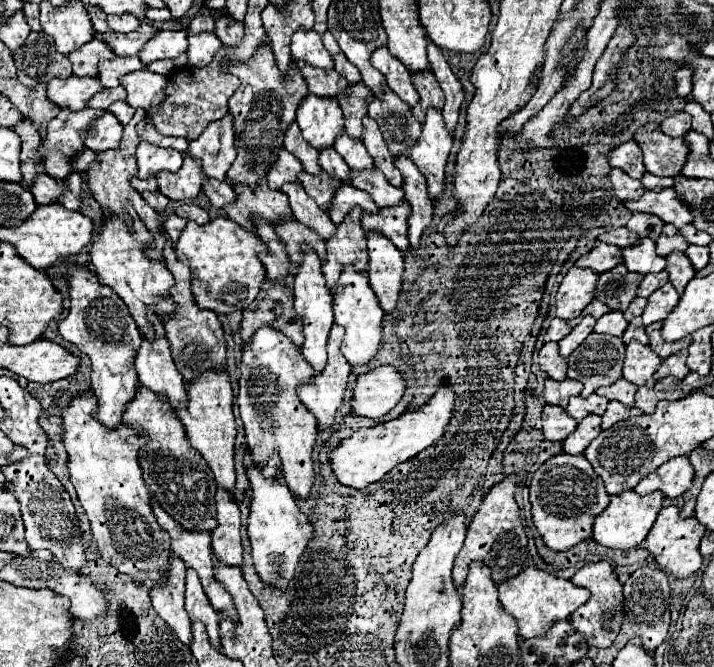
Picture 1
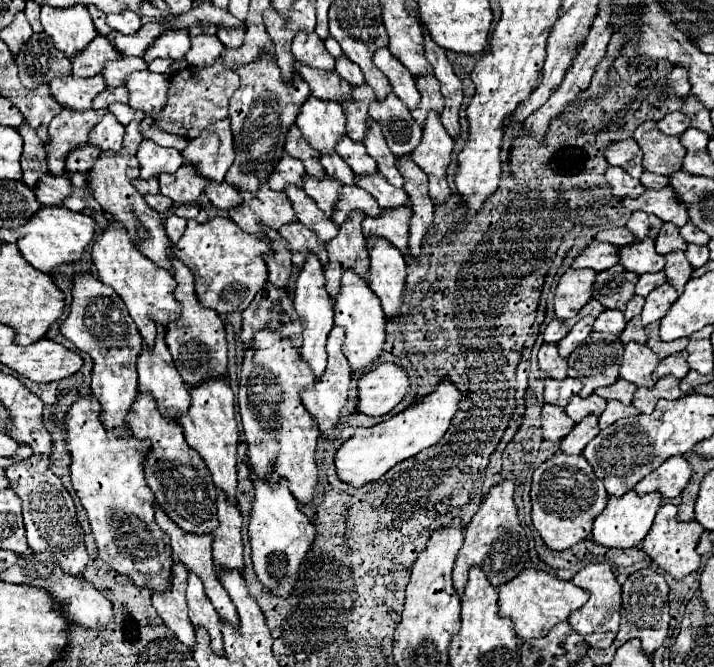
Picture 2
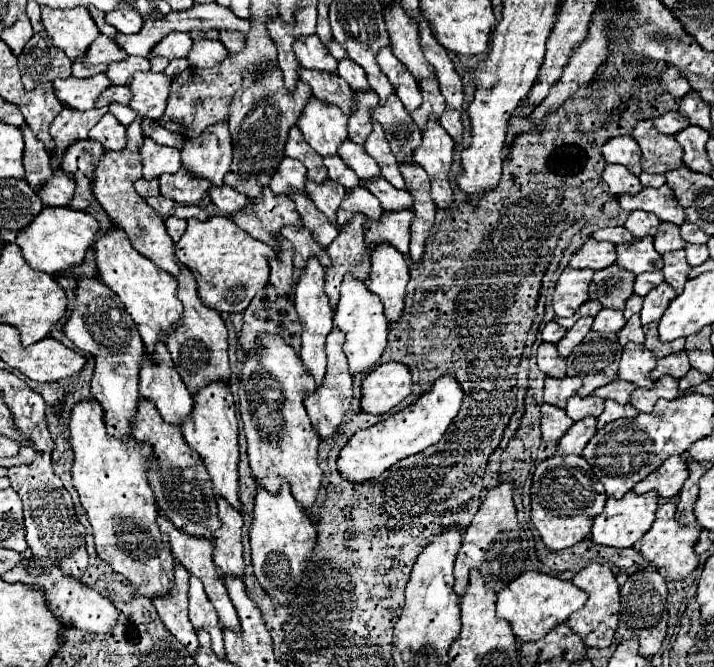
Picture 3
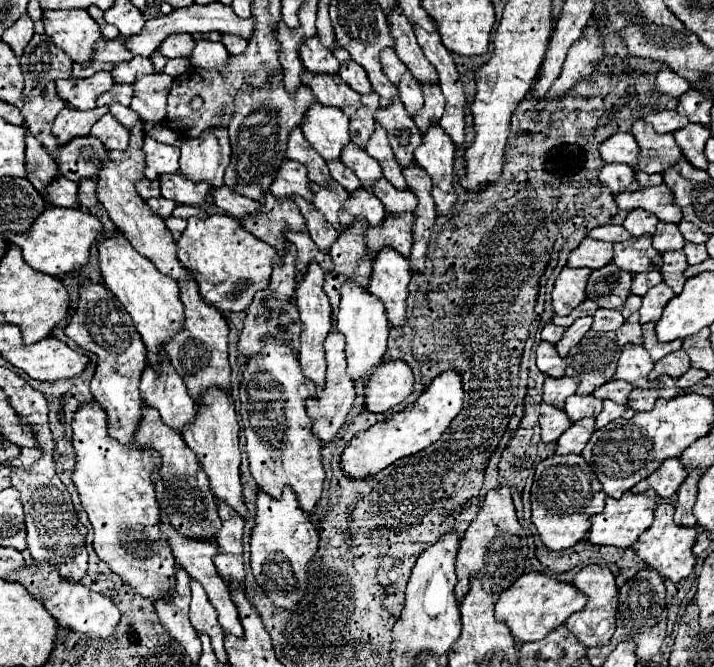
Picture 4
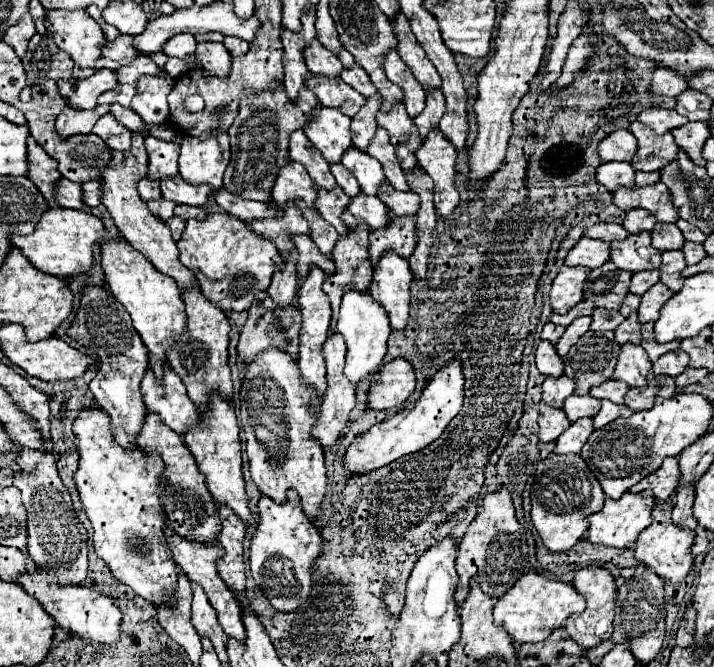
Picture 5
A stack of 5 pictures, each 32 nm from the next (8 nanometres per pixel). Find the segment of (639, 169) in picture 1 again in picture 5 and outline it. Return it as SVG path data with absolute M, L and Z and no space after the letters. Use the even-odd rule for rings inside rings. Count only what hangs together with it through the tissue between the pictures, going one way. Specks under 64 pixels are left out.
M626 128L610 132L598 144L598 154L600 154L602 162L612 162L612 160L626 160L626 162L630 162L634 152L636 152L636 138Z

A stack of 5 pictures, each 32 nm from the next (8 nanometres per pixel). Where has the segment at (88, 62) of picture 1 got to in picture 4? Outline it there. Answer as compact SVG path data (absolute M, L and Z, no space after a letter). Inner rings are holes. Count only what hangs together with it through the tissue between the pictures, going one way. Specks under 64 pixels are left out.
M118 36L114 40L108 40L108 38L100 40L100 44L96 44L96 56L94 56L92 64L88 64L88 66L74 64L74 78L88 78L94 72L112 70L114 64L122 64L122 62L132 60L134 54L128 52L126 42L128 42L126 36Z

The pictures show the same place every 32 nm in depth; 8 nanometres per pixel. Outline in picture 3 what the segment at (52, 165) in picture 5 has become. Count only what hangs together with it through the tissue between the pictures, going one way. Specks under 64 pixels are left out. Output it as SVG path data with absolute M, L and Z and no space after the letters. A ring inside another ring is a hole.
M22 126L24 130L24 170L26 170L26 182L40 190L44 186L44 180L48 180L48 176L54 176L52 170L52 162L50 162L50 152L44 148L44 144L40 144L40 140L32 134L32 130L28 126Z

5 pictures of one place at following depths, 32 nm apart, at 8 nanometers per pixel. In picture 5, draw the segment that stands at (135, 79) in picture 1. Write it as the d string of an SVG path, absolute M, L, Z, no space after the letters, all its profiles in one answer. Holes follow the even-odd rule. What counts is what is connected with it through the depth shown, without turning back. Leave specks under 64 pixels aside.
M142 76L136 84L138 92L132 98L132 110L150 126L168 122L168 94L172 92L172 76Z

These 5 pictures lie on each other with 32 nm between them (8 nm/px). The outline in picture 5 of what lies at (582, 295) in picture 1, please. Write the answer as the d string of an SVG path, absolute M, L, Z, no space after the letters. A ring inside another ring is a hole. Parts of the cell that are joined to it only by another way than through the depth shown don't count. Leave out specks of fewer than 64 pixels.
M584 266L560 268L558 276L552 280L552 290L550 290L550 304L554 312L566 314L572 306L576 306L582 300L582 286L588 272L590 268L584 268Z

